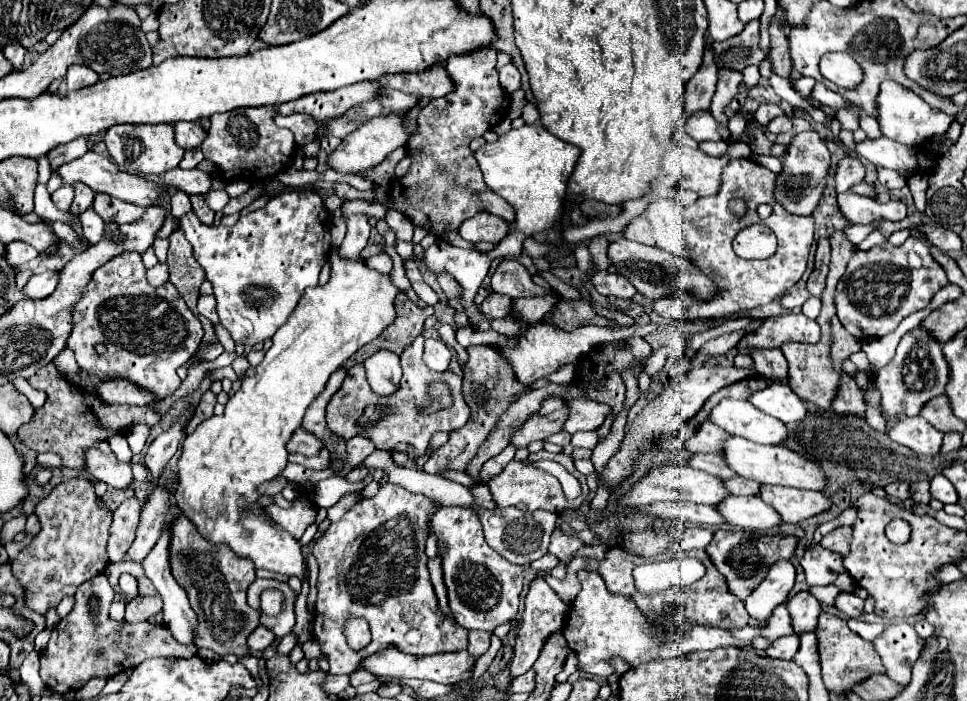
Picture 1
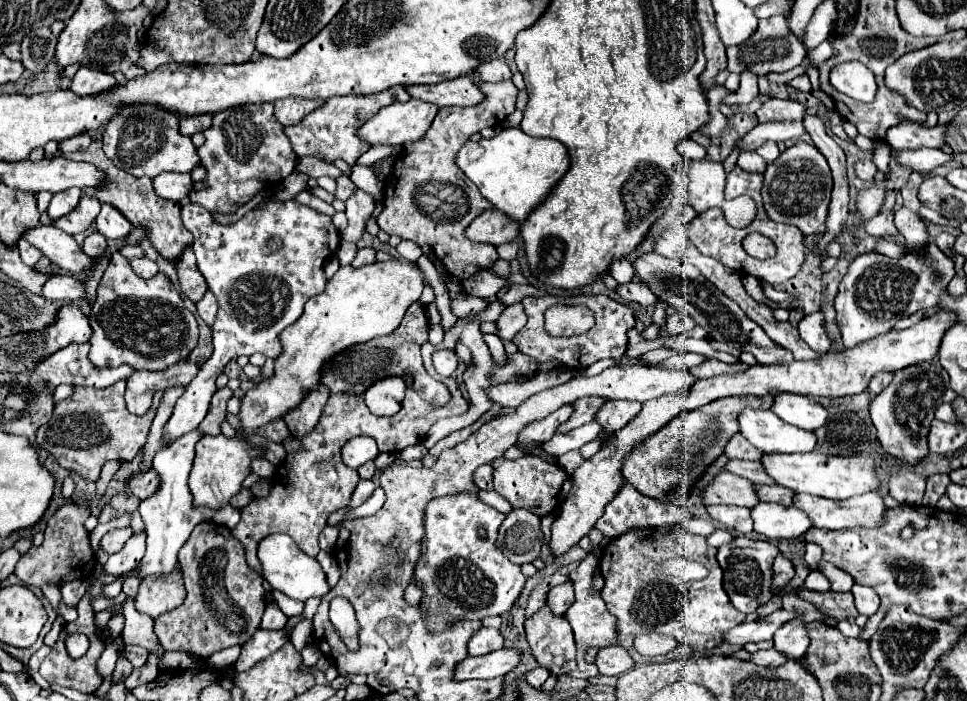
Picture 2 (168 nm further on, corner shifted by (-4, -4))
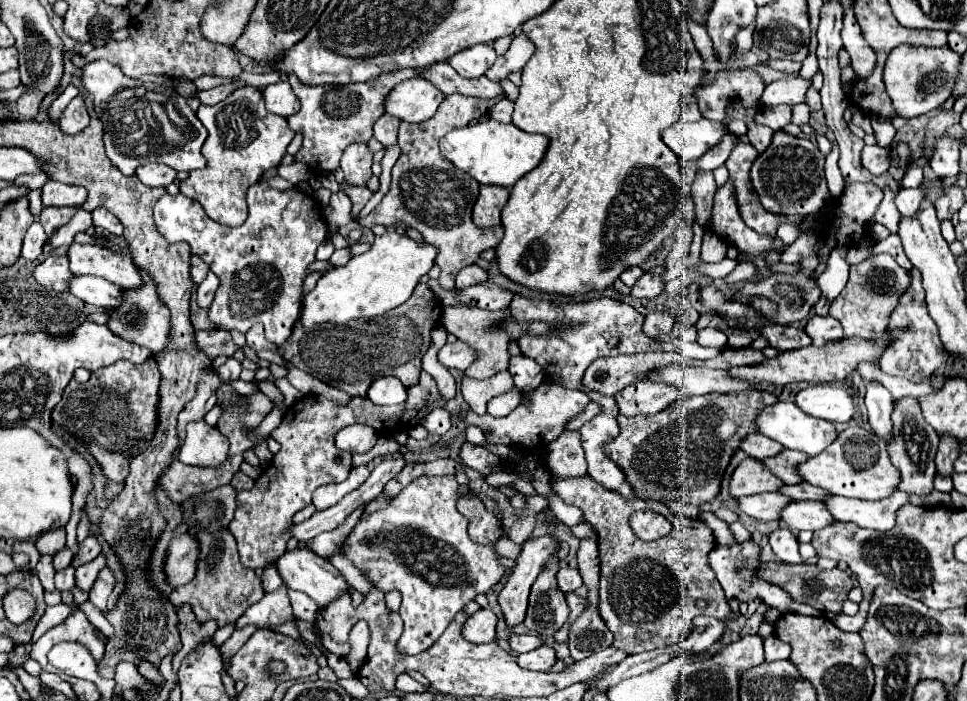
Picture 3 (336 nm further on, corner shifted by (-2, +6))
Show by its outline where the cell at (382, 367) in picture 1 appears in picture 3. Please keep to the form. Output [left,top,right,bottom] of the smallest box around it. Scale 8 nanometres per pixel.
[367,377,407,405]

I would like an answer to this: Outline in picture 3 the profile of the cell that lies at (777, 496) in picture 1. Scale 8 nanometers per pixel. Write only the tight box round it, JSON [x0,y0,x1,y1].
[825,491,909,531]

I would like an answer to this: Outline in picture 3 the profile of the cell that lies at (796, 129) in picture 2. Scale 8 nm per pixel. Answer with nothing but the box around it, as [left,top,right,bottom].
[697,133,737,171]

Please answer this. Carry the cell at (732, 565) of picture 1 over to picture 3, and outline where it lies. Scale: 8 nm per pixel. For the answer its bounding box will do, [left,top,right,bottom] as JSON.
[709,541,819,619]

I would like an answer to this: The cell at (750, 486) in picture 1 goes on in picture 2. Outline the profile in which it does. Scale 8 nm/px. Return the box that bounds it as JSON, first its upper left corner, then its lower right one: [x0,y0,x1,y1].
[757,485,793,507]

